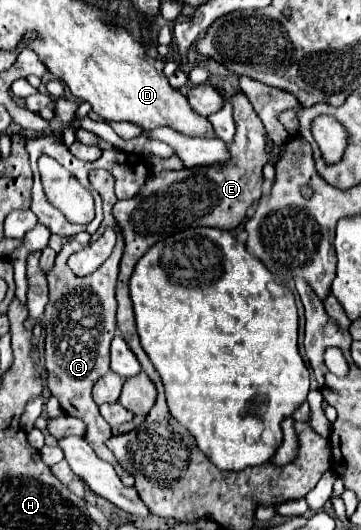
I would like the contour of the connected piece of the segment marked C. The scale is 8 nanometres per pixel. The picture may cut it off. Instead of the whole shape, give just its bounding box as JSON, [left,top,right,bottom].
[44,232,134,486]

